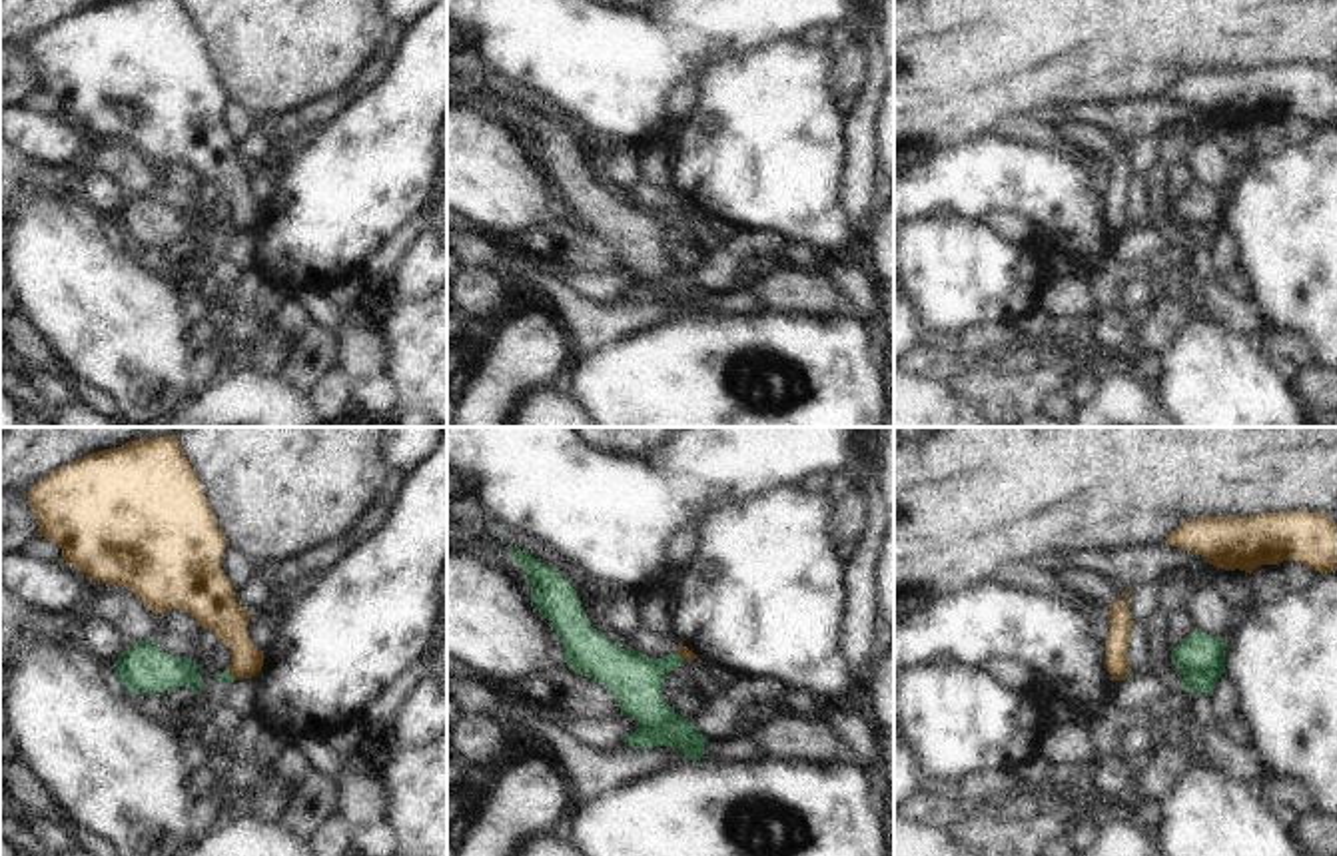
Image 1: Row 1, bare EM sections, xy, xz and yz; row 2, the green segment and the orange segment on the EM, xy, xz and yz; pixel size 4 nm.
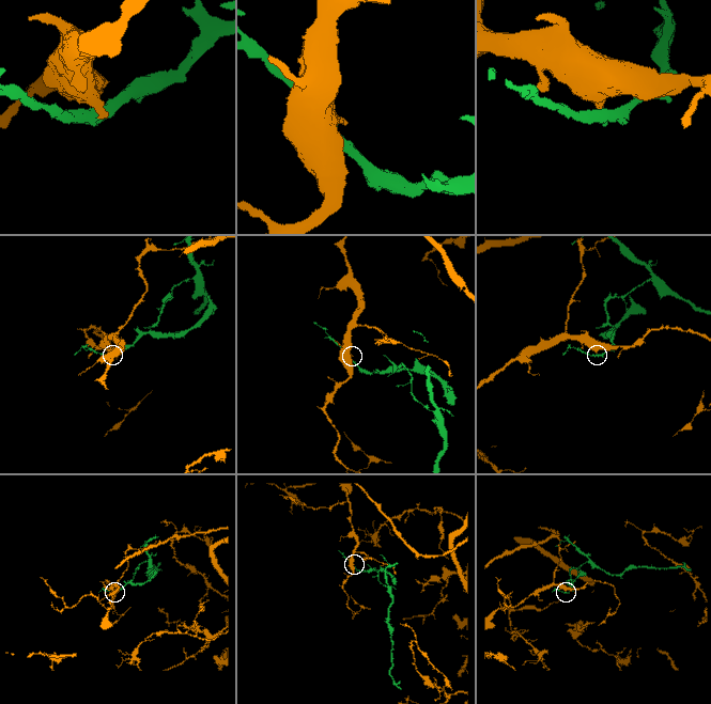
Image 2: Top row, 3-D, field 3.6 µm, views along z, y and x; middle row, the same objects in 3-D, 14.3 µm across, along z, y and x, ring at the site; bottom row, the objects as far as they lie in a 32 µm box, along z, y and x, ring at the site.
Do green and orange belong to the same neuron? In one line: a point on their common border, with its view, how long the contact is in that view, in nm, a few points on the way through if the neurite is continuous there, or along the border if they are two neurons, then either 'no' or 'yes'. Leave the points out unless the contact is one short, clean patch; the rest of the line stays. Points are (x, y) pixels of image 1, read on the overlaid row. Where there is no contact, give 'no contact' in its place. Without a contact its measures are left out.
contact xy (232, 675); length 50 nm; border xy (228, 671), (234, 679); no

